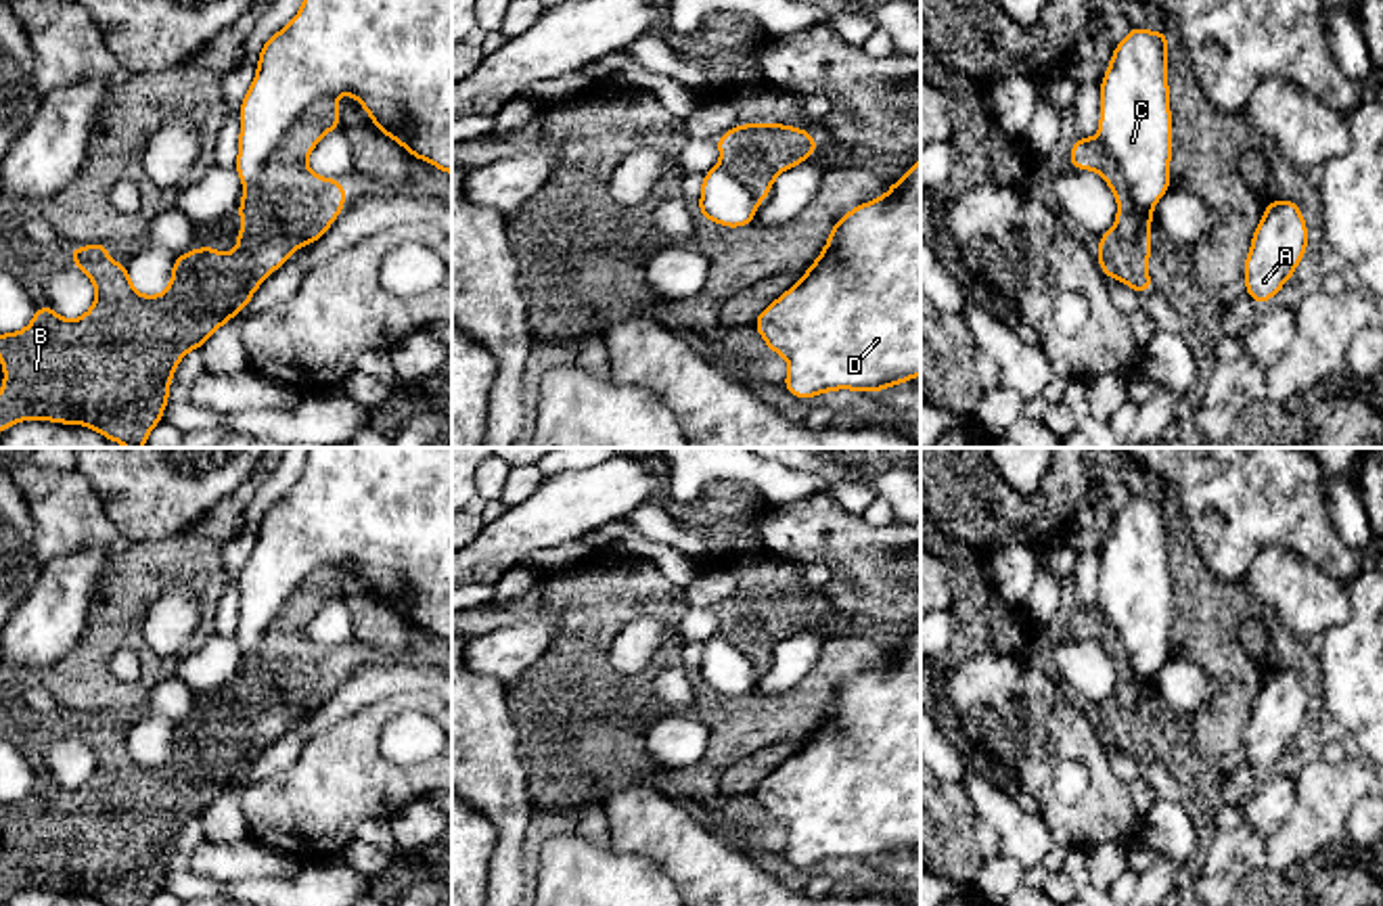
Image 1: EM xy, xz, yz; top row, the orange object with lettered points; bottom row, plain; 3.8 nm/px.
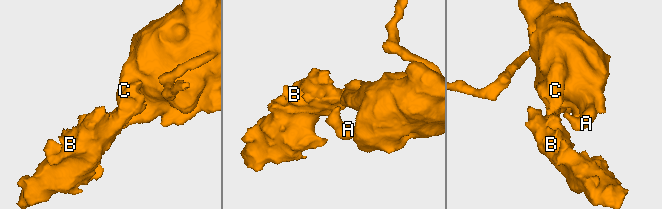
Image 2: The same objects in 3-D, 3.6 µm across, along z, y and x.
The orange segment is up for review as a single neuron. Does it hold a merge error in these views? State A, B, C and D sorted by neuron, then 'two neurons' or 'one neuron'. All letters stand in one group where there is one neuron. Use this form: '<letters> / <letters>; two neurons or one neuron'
A C D / B; two neurons

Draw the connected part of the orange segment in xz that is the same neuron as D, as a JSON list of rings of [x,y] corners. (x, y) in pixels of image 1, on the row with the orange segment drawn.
[[[921,157],[883,197],[845,211],[801,280],[751,324],[787,358],[783,389],[797,400],[839,389],[879,393],[921,377]]]

